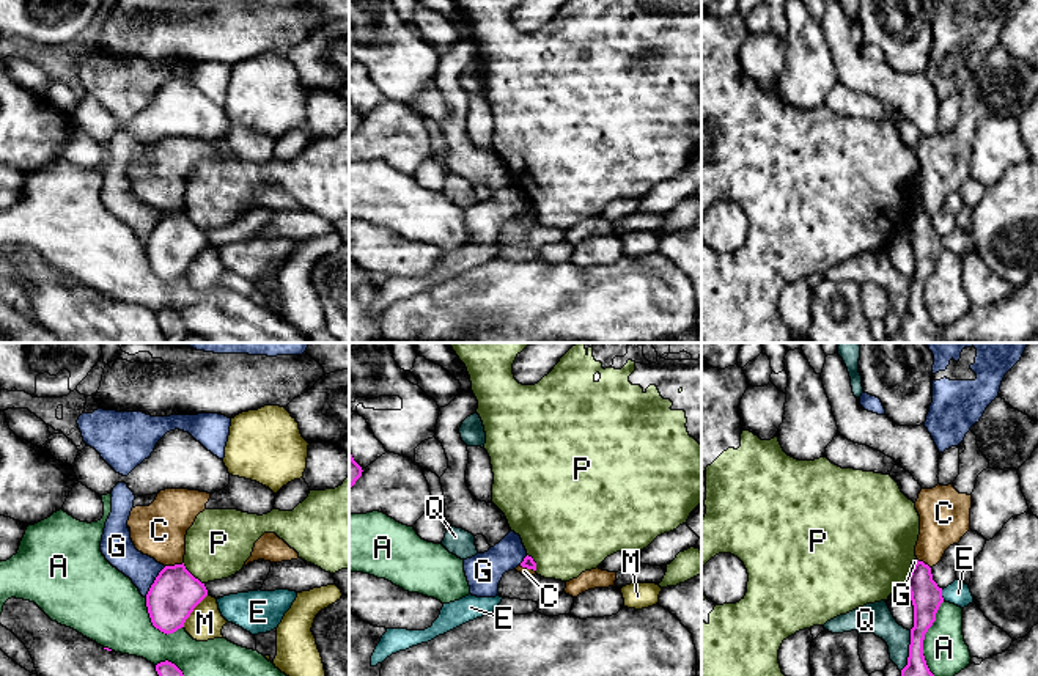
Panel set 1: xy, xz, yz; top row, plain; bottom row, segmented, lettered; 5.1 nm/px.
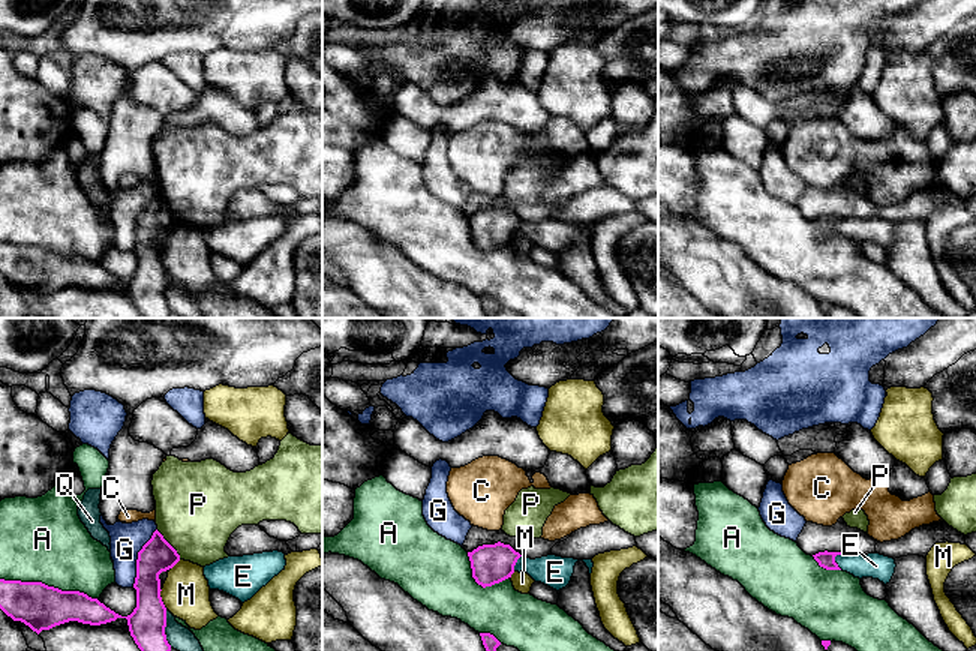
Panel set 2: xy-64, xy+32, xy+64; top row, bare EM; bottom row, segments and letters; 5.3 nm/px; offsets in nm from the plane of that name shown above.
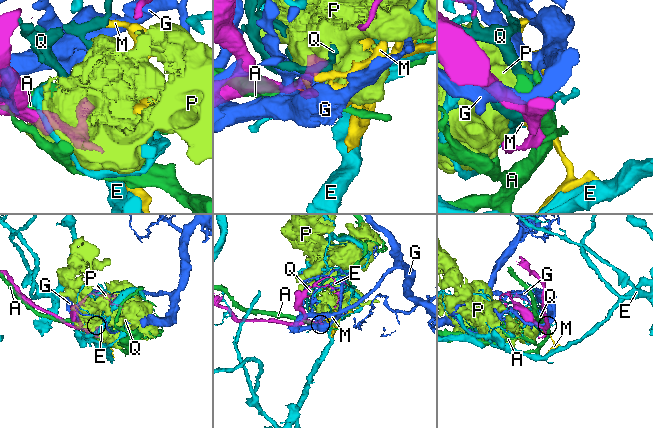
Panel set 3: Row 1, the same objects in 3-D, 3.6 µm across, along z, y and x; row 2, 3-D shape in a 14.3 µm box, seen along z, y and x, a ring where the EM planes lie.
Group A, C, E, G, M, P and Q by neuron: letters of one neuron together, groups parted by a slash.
A / C / E / G / M / P / Q

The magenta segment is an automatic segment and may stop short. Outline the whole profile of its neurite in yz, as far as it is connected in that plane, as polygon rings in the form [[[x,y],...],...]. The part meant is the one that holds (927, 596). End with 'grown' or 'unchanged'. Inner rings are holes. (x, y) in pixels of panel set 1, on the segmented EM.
[[[918,560],[906,585],[914,605],[914,627],[911,629],[907,665],[901,670],[901,676],[934,676],[923,656],[923,640],[944,602],[942,588],[933,580],[931,568]]]; unchanged

